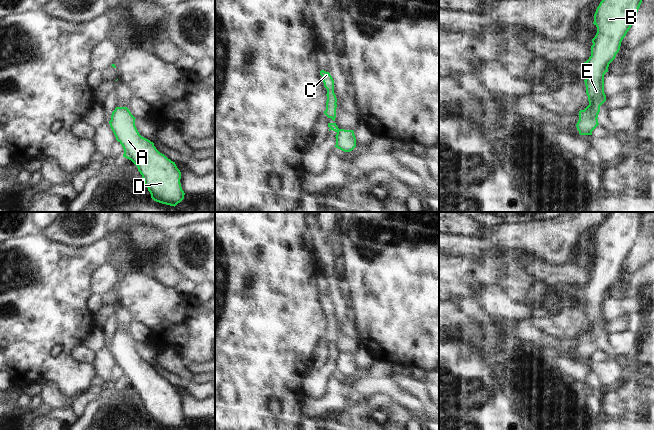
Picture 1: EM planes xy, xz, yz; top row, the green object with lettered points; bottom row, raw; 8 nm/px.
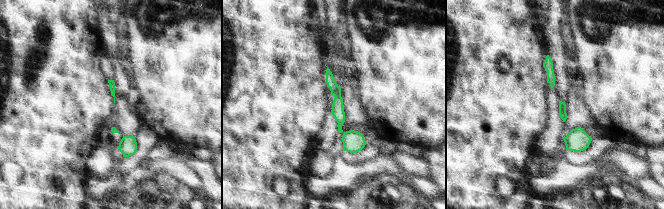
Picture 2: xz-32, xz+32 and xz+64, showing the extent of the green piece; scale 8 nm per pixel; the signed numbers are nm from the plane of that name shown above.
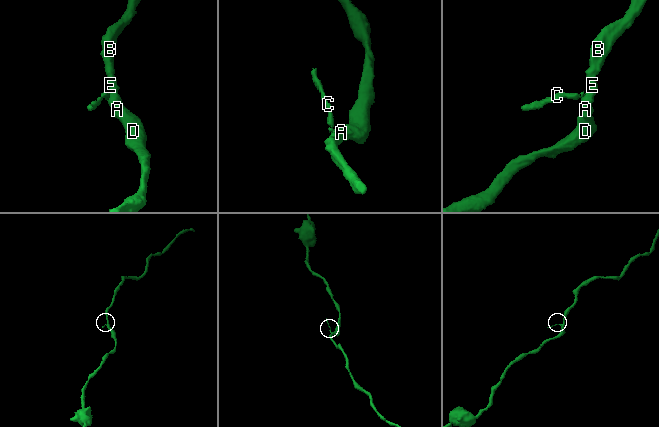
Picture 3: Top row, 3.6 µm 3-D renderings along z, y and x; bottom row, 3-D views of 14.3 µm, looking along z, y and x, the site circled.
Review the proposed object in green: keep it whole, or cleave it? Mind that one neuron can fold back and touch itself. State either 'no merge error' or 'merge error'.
merge error

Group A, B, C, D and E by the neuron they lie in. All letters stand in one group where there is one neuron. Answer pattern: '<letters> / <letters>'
A B D E / C

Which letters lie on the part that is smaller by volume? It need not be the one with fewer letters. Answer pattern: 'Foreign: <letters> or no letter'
Foreign: C

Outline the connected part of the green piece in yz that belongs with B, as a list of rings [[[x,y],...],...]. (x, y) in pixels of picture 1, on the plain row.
[[[612,212],[596,233],[593,248],[597,257],[592,263],[591,280],[583,288],[589,329],[578,338],[580,359],[592,359],[599,349],[600,330],[606,325],[604,299],[635,244],[642,219],[642,212]]]

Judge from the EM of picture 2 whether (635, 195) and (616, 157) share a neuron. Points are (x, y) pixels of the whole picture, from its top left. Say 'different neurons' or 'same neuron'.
different neurons

